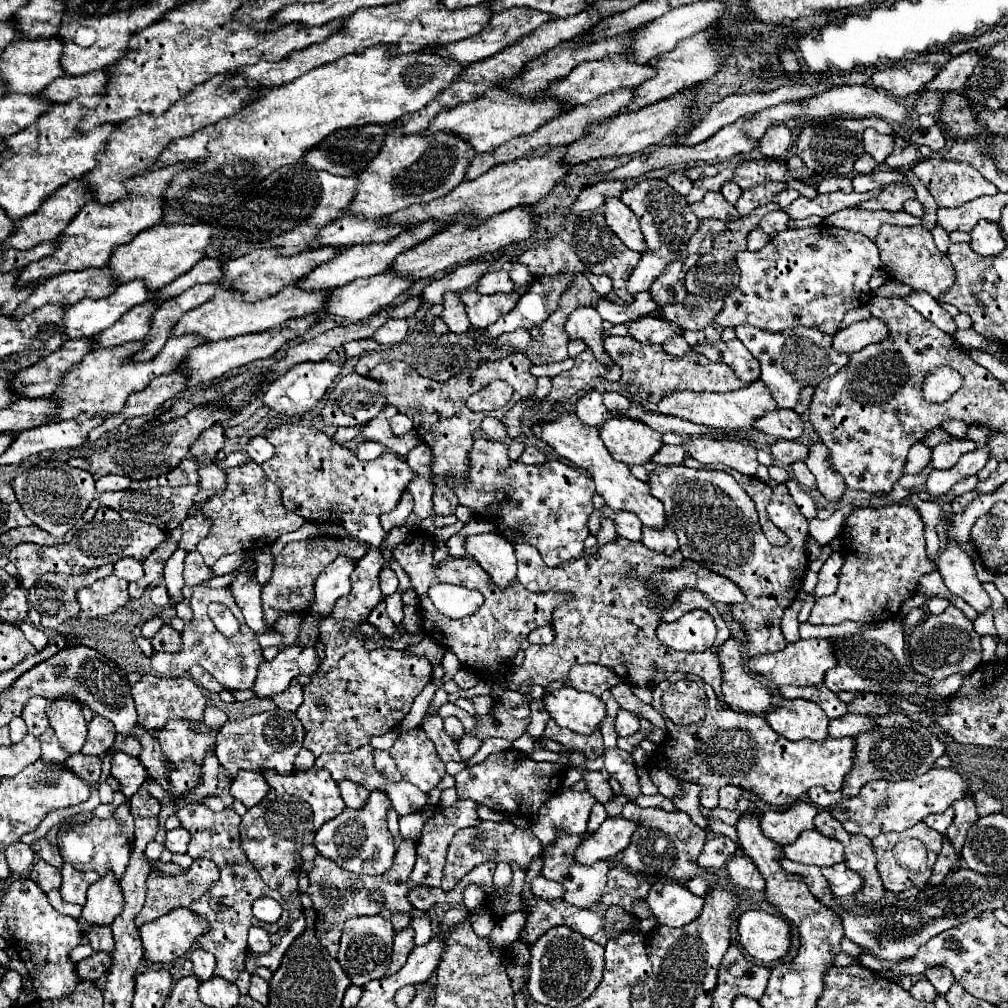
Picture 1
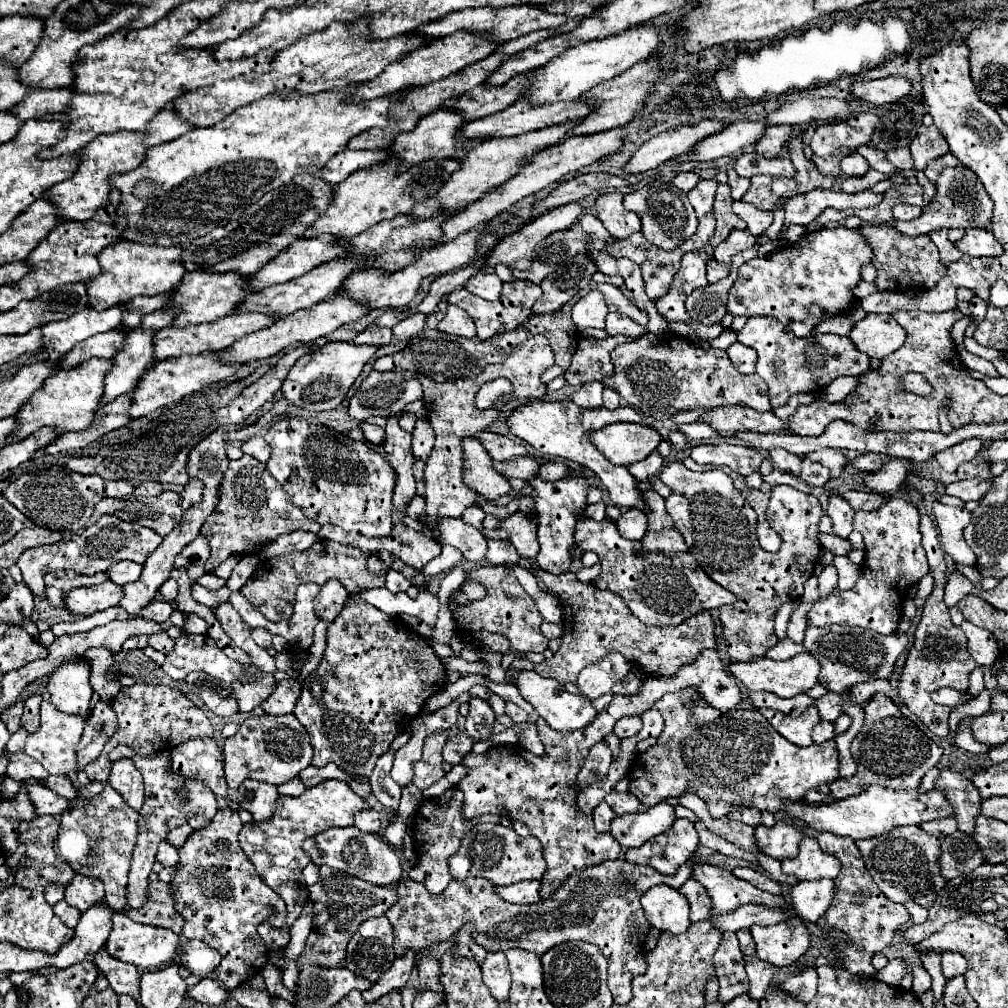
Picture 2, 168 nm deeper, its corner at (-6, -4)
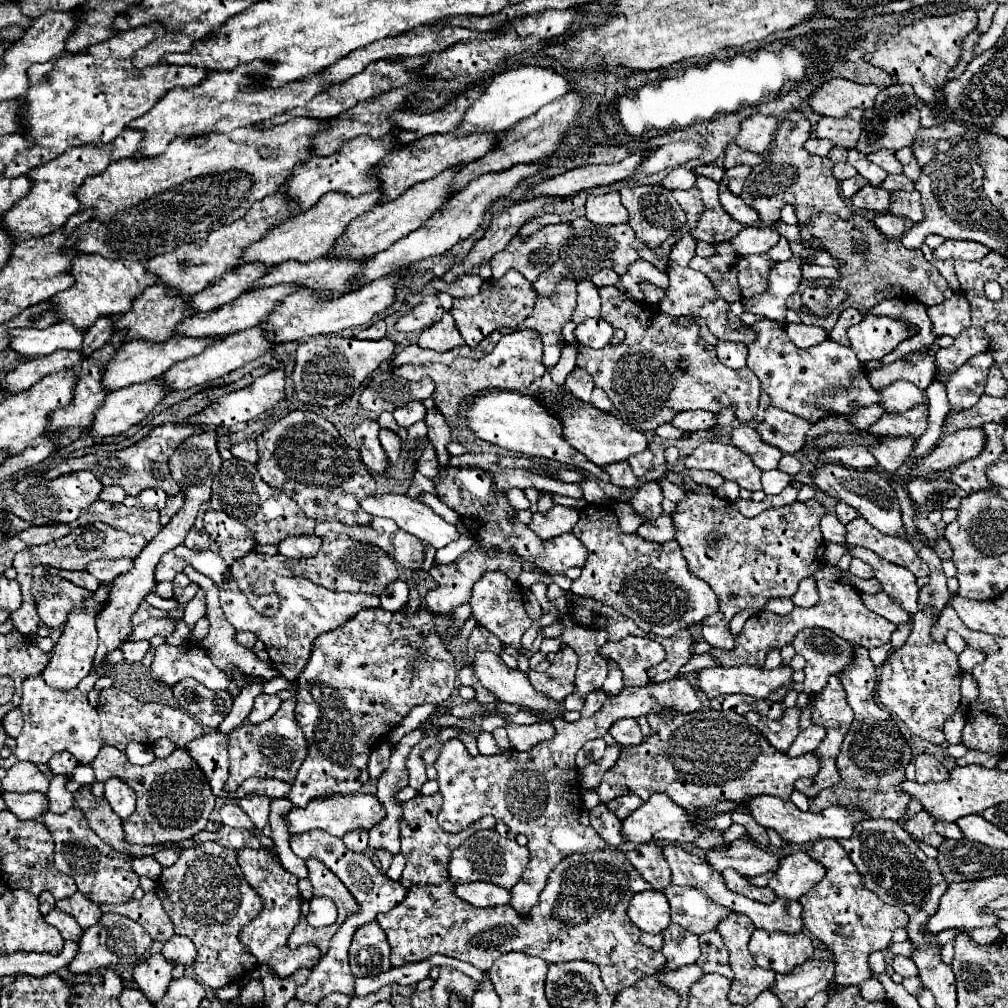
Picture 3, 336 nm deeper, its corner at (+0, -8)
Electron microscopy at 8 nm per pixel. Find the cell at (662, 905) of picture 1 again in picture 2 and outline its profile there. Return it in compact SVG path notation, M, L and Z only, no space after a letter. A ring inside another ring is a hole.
M656 885L642 895L642 909L654 929L686 933L690 927L690 903L678 889Z

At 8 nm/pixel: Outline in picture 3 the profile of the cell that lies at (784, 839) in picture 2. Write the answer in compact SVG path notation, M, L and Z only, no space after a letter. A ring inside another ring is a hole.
M736 839L726 847L708 851L706 861L718 873L724 869L736 869L746 879L772 873L778 865L778 857L768 849L760 849L752 839Z

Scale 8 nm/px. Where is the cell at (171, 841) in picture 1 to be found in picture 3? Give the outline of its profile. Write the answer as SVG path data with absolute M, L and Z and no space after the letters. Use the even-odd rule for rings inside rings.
M142 857L142 859L132 859L132 871L140 877L146 875L156 881L162 873L162 867L158 865L158 861L154 857Z

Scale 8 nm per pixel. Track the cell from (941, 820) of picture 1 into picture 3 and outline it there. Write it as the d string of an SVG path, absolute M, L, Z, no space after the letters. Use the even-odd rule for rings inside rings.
M920 811L916 815L912 815L906 823L904 823L904 829L918 841L922 843L928 843L932 847L938 847L944 837L940 837L936 831L934 831L934 819L928 817L926 811Z

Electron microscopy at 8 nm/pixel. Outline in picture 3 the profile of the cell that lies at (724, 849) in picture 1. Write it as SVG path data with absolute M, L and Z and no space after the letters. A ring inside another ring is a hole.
M602 849L596 853L572 853L552 869L539 900L552 905L552 913L548 911L548 915L544 915L538 905L532 907L528 919L520 917L510 905L480 909L460 901L460 897L452 893L452 881L444 881L442 885L410 887L406 899L392 911L380 913L376 921L388 937L392 947L390 961L396 967L420 963L432 955L446 955L488 971L500 955L522 951L546 963L592 961L598 965L606 989L616 995L666 965L662 951L640 943L642 931L636 929L626 915L632 893L644 889L652 887L640 877L622 851Z

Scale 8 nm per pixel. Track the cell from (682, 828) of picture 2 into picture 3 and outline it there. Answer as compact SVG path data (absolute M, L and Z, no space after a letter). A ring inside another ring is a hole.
M644 843L626 853L628 861L636 867L636 871L652 885L654 891L664 891L670 885L670 869L664 861L662 847L654 843Z

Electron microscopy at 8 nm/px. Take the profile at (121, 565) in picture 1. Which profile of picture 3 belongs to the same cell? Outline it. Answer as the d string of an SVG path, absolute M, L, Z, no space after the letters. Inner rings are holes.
M100 559L100 561L92 561L90 565L86 565L86 571L92 573L98 581L102 583L110 583L114 581L118 575L126 573L132 569L132 561L128 559L116 559L116 561L108 561L108 559Z

